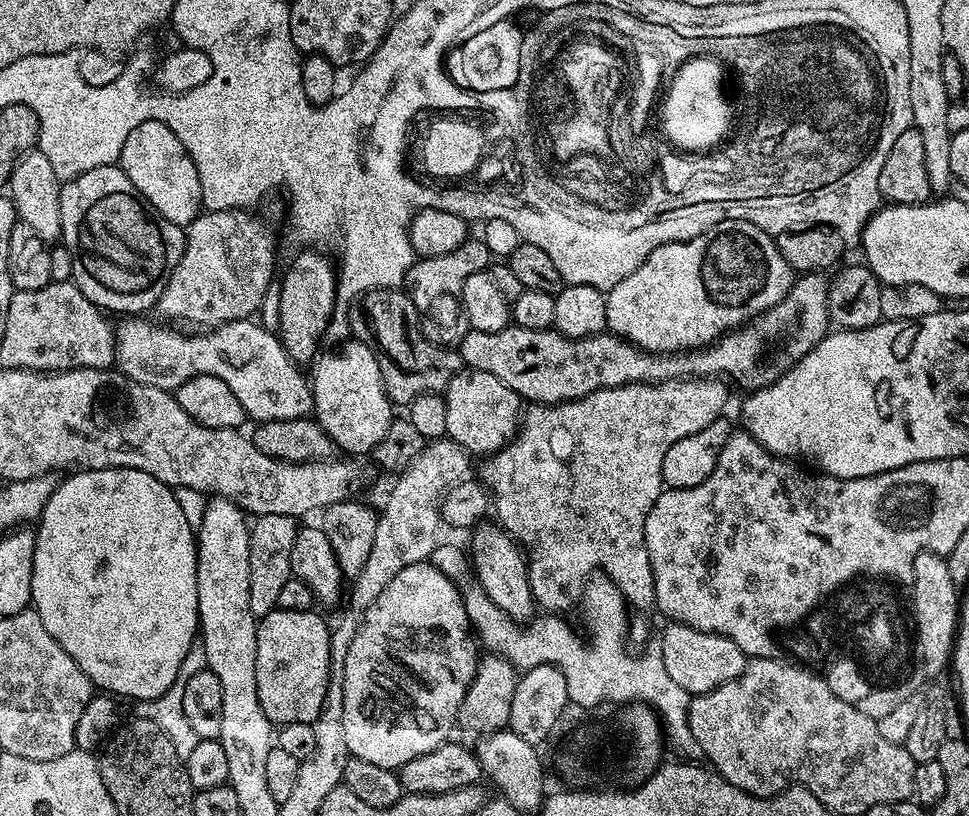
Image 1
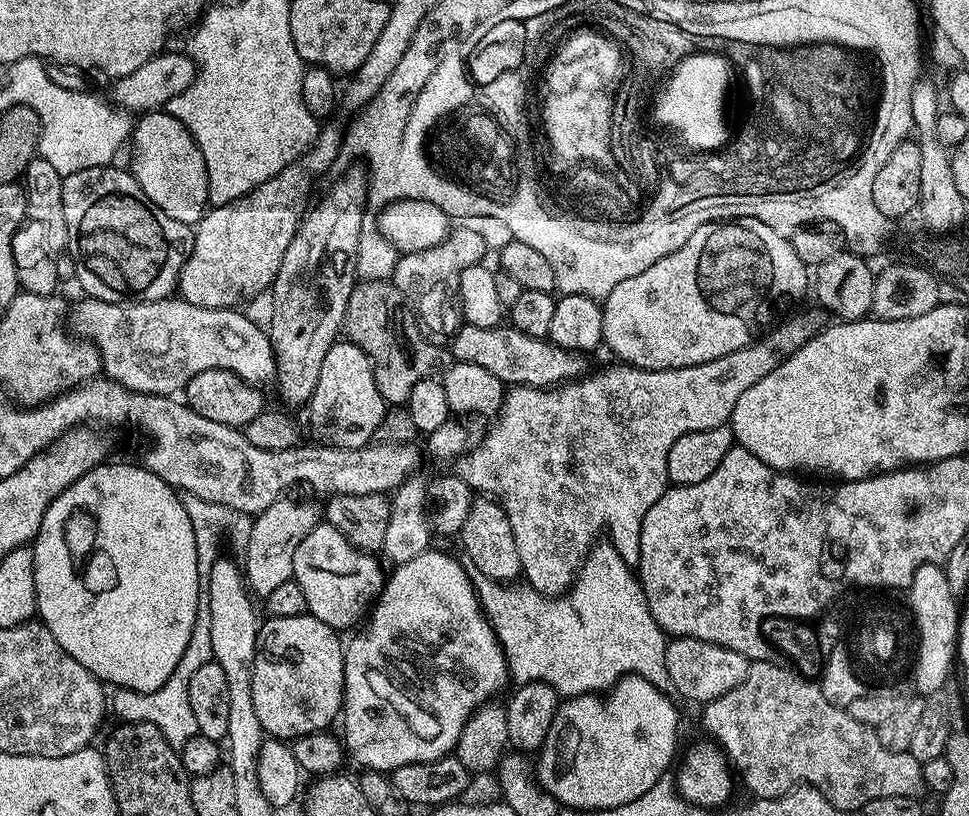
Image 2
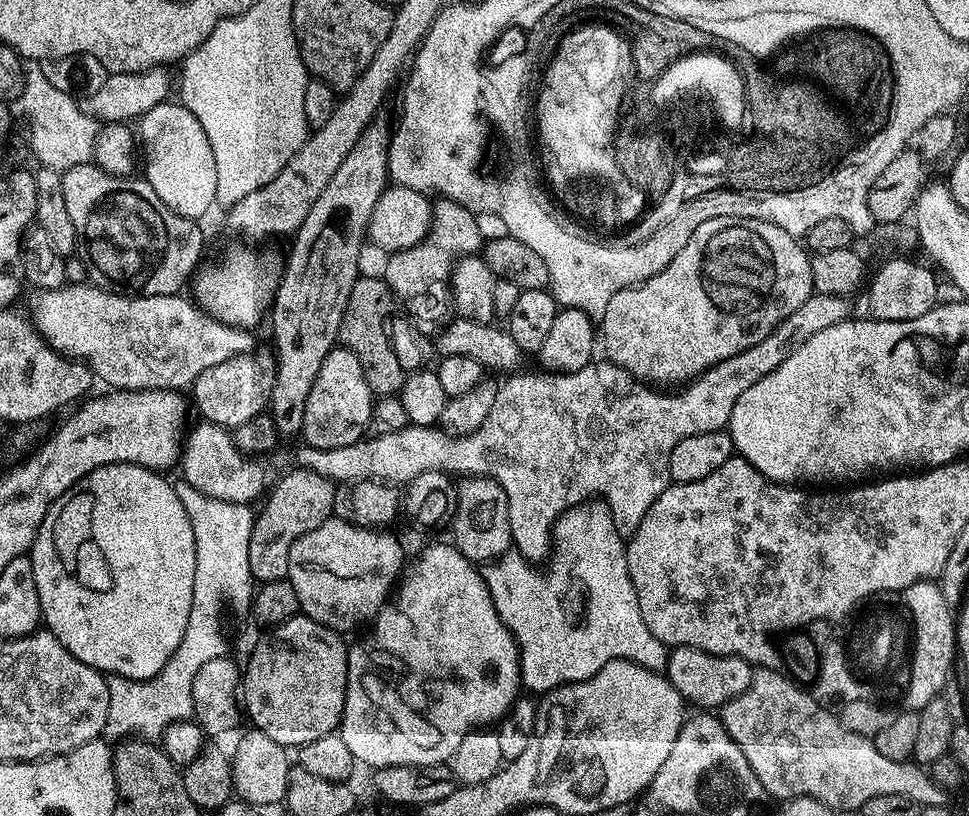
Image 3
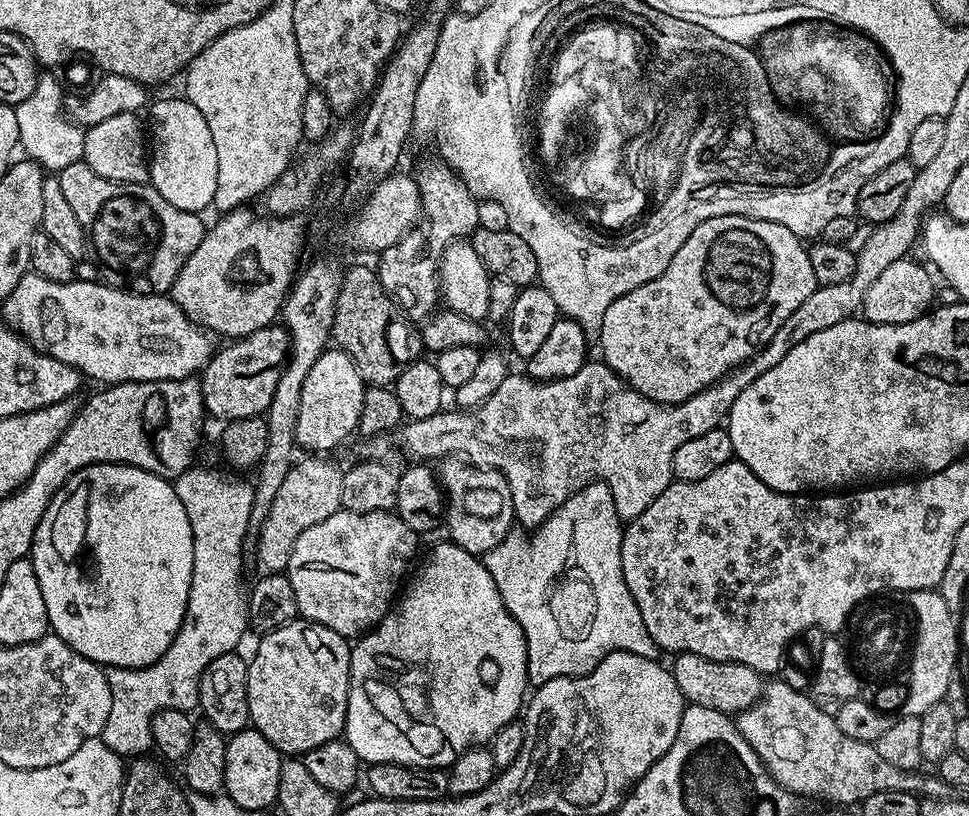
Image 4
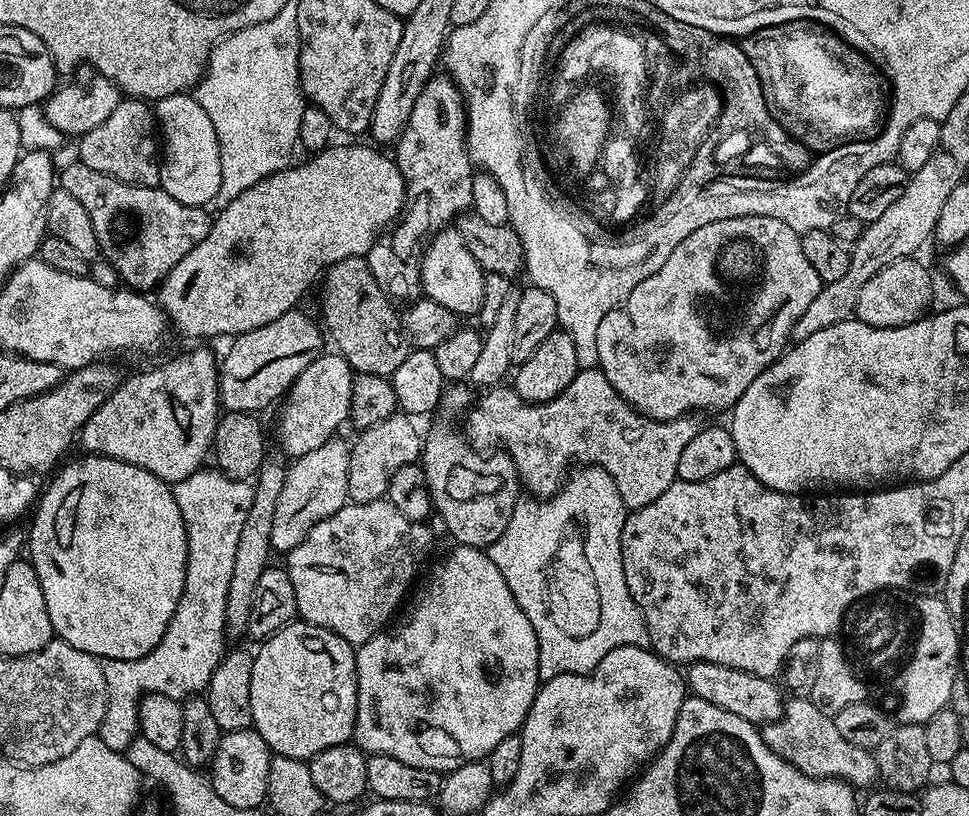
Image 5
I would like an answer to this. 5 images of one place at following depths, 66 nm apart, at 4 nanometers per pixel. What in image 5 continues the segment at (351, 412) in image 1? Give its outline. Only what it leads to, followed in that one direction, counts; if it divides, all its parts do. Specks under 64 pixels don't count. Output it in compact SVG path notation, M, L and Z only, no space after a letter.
M339 354L324 355L317 355L310 362L310 366L306 366L306 370L298 374L279 405L280 421L276 424L276 440L285 452L285 457L295 458L310 454L310 450L318 450L318 446L333 439L339 433L336 431L348 424L350 390L354 375L352 367Z

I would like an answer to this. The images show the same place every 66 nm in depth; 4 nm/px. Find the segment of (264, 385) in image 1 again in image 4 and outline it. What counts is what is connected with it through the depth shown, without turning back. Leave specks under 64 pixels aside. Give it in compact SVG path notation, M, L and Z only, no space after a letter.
M30 270L20 279L18 286L14 286L14 290L10 290L6 302L2 305L2 312L4 312L4 316L2 316L3 323L13 328L15 332L19 332L29 344L34 345L40 352L45 352L47 356L58 358L58 362L66 362L70 366L74 366L81 374L87 377L87 379L89 376L92 380L101 380L99 383L104 386L110 384L125 384L126 382L185 380L199 373L214 355L214 347L212 348L213 337L209 335L205 329L201 328L195 320L191 320L189 316L172 301L171 295L168 294L143 296L137 292L129 292L127 287L124 286L111 288L108 284L95 284L92 280L79 280L79 278L73 278L71 280L51 280L50 278L42 278L37 272Z

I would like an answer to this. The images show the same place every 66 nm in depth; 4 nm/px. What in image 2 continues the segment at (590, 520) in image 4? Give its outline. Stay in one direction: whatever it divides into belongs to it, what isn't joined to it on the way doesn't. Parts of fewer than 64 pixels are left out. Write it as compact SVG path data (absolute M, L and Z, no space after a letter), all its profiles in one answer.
M610 542L597 543L588 555L583 557L580 571L576 573L573 581L574 600L568 602L565 595L555 598L543 596L524 582L505 586L486 578L478 571L473 571L471 578L476 598L480 601L480 611L488 619L488 624L502 646L509 677L516 680L517 685L542 682L550 685L564 698L603 693L624 676L630 675L640 676L661 690L669 687L666 674L666 634L650 614L650 606L640 588L637 575Z

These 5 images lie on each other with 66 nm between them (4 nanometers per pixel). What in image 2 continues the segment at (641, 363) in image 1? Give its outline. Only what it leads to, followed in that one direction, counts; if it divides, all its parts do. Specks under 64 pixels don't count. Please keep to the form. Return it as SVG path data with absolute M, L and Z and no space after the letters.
M461 323L459 330L450 338L452 344L452 357L455 362L470 362L470 366L482 366L482 370L490 370L494 378L498 378L505 386L523 386L525 388L554 388L558 384L566 384L569 380L579 380L585 375L585 357L579 352L571 352L559 348L547 339L539 340L530 334L522 334L522 330L511 326L487 328Z

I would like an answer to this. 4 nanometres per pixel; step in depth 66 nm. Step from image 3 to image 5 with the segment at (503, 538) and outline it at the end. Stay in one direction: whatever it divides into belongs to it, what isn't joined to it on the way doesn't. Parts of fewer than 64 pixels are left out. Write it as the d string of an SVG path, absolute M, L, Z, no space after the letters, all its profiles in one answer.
M460 434L432 436L422 444L422 467L435 515L440 515L457 545L487 549L506 530L506 522L510 522L510 514L522 496L520 476L507 452L485 454Z

